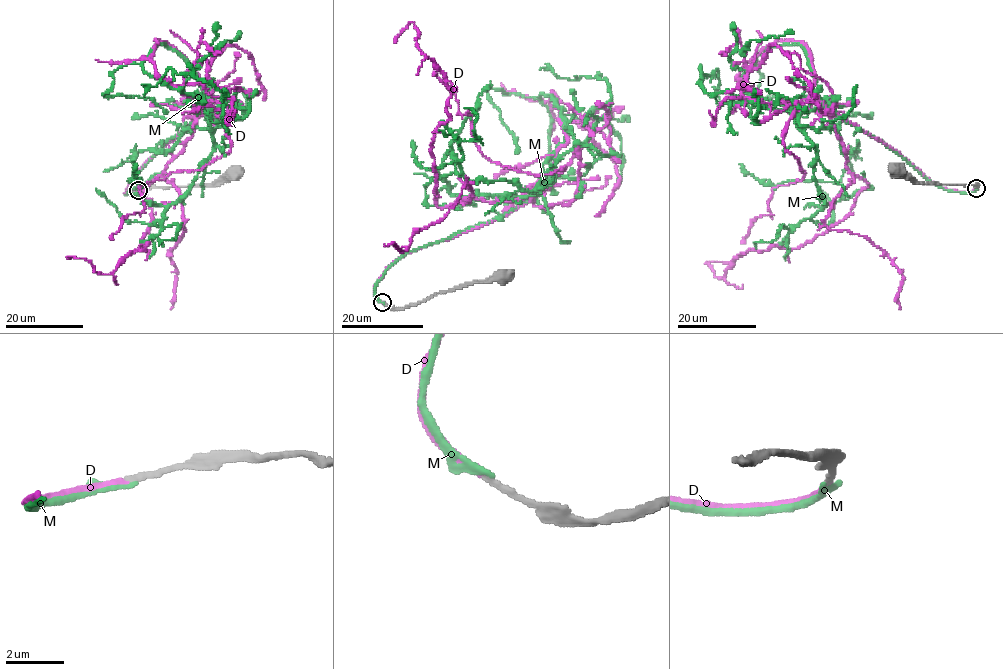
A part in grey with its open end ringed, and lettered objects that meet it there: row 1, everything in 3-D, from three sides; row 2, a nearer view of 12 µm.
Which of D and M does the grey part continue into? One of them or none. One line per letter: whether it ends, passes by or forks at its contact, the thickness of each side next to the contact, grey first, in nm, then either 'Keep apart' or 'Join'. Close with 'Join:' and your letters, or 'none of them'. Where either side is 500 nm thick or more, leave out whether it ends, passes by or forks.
D: It ends there. Thickness 200 nm (grey) against 200 nm. Join
M: It ends there. Thickness 240 nm (grey) against 200 nm. Keep apart
Join: D

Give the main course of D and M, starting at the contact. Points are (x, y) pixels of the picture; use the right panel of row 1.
D: (976, 188), (947, 190), (833, 111), (867, 182), (850, 213), (721, 278), (705, 263), (731, 264)
M: (976, 189), (945, 190), (828, 106), (799, 122), (834, 127), (857, 150), (838, 182), (766, 185), (739, 163)

